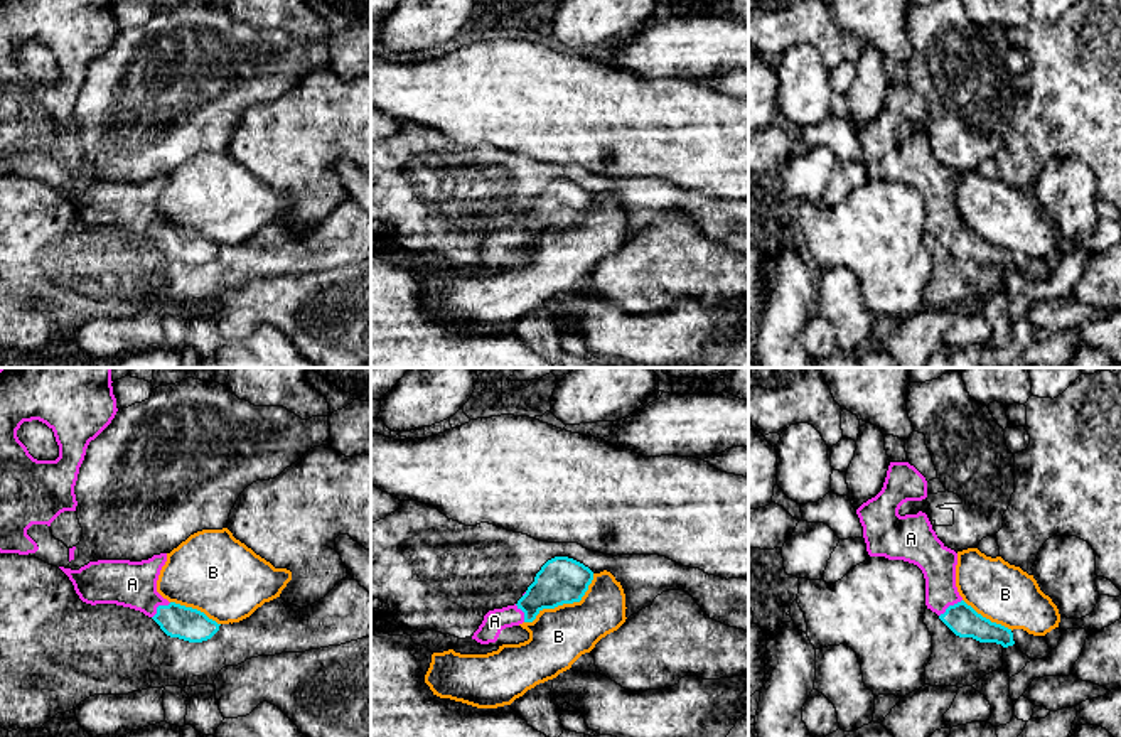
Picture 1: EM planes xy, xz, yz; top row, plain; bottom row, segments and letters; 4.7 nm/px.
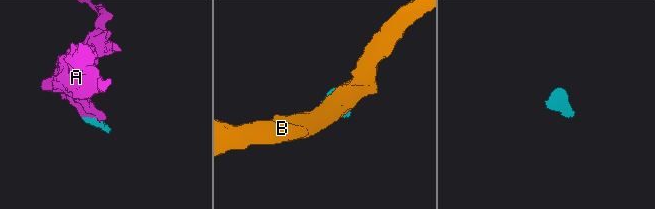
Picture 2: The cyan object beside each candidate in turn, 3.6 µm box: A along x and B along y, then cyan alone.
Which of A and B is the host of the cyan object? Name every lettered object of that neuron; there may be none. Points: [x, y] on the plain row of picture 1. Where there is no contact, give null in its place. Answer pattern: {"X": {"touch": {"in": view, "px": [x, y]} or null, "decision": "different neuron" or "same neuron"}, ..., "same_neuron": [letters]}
{"A": {"touch": {"in": "yz", "px": [949, 228]}, "decision": "same neuron"}, "B": {"touch": {"in": "xz", "px": [565, 225]}, "decision": "different neuron"}, "same_neuron": ["A"]}

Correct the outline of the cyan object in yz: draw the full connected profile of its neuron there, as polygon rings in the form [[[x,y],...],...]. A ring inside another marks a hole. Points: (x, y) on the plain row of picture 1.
[[[890,84],[882,113],[856,132],[868,177],[917,187],[925,201],[927,231],[956,258],[1013,268],[1011,251],[983,239],[959,218],[957,175],[937,160],[927,137],[898,137],[904,125],[925,120],[925,100],[909,84]]]

